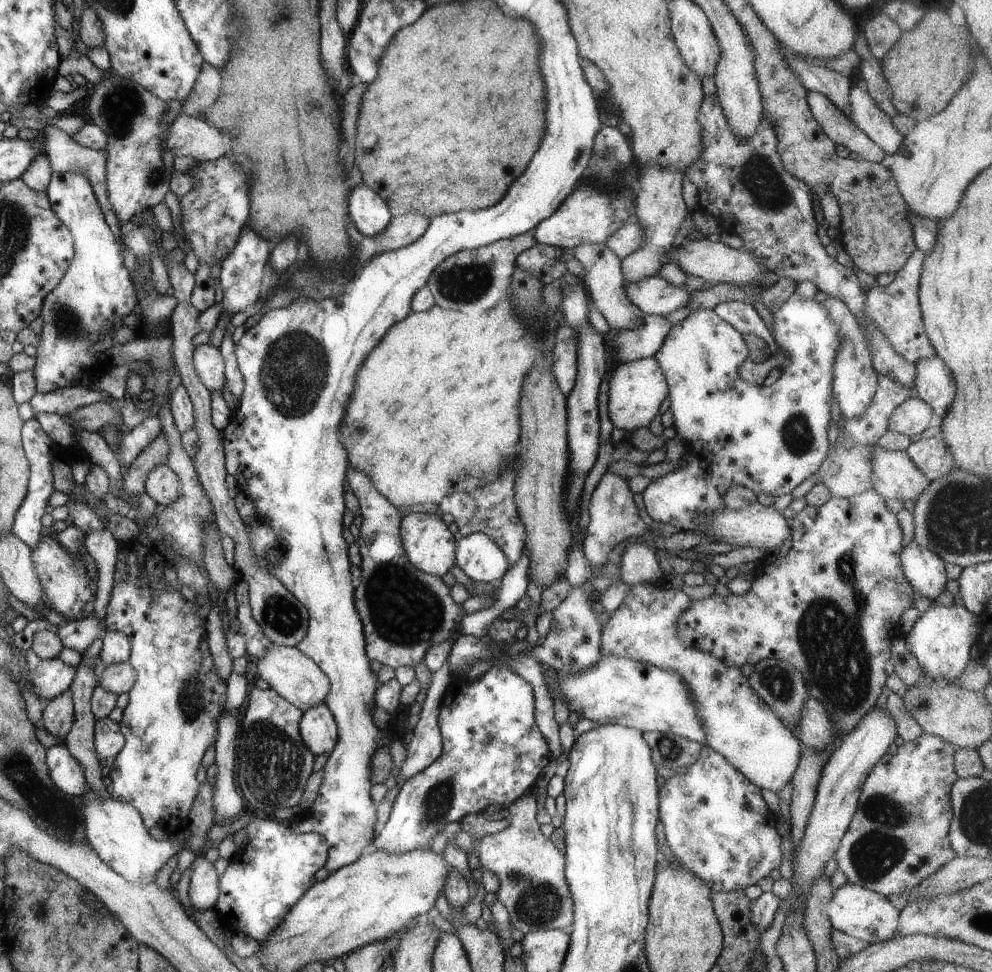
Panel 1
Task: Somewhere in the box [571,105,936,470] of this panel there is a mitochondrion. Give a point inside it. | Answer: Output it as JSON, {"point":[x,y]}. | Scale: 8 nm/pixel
{"point":[760,180]}

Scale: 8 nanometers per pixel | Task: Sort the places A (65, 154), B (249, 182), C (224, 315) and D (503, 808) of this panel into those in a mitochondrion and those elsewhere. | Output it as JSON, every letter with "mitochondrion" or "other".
{"A":"other","B":"other","C":"other","D":"other"}

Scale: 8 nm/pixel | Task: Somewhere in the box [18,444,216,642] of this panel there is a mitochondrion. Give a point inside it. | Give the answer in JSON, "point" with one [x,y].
{"point":[184,608]}

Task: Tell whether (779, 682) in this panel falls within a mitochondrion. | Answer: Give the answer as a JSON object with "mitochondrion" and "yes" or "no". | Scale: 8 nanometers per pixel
{"mitochondrion":"yes"}

